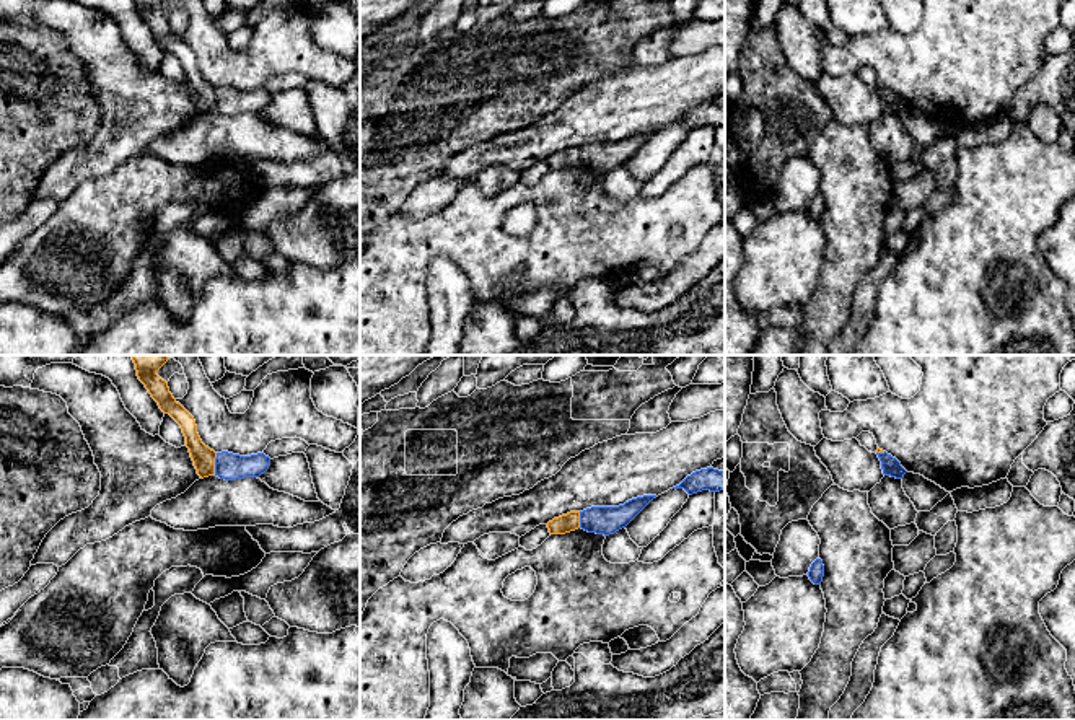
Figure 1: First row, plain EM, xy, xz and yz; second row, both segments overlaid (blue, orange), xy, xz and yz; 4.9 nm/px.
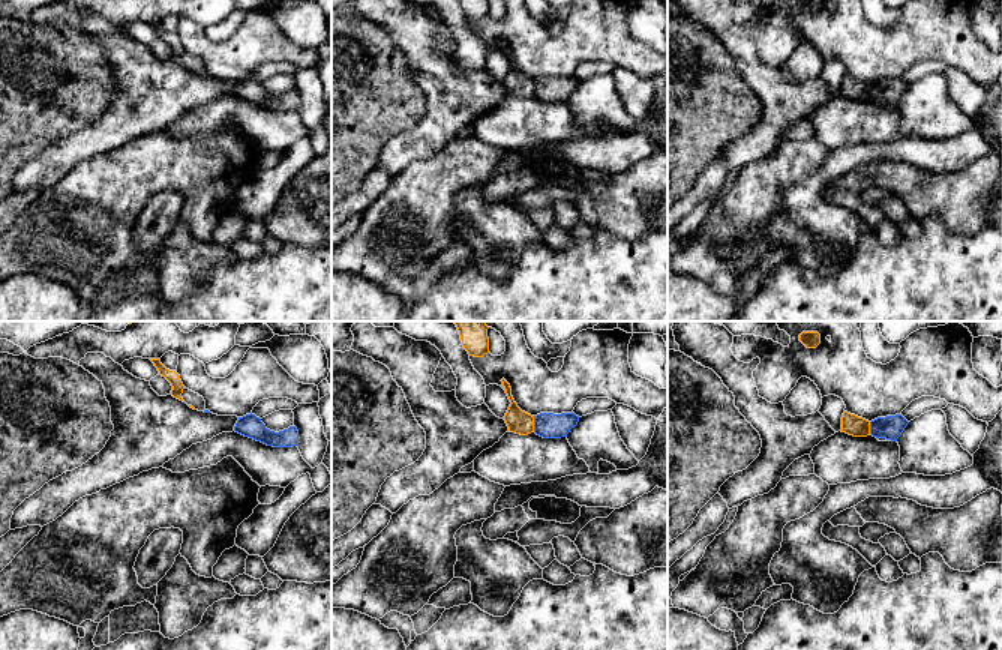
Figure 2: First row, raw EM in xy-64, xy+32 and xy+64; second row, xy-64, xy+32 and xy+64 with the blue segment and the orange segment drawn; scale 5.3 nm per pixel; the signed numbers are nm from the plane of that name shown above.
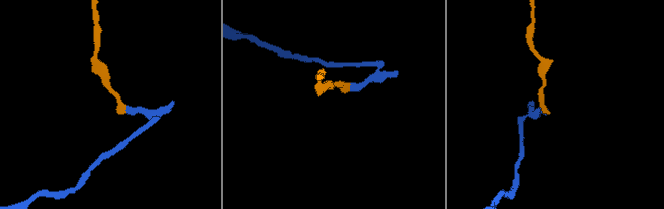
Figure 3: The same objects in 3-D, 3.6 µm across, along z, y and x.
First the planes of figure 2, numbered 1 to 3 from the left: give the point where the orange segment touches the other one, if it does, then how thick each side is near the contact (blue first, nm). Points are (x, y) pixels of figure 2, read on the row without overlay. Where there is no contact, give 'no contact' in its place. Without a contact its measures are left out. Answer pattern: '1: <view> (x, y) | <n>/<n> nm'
1: no contact
2: xy+32 (534, 87) | 140/120 nm
3: xy+64 (870, 92) | 130/110 nm

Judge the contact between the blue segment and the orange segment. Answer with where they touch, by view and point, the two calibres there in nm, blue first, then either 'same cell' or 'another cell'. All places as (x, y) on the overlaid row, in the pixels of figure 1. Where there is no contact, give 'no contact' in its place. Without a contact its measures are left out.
xy (215, 463) | 140/110 nm | another cell

